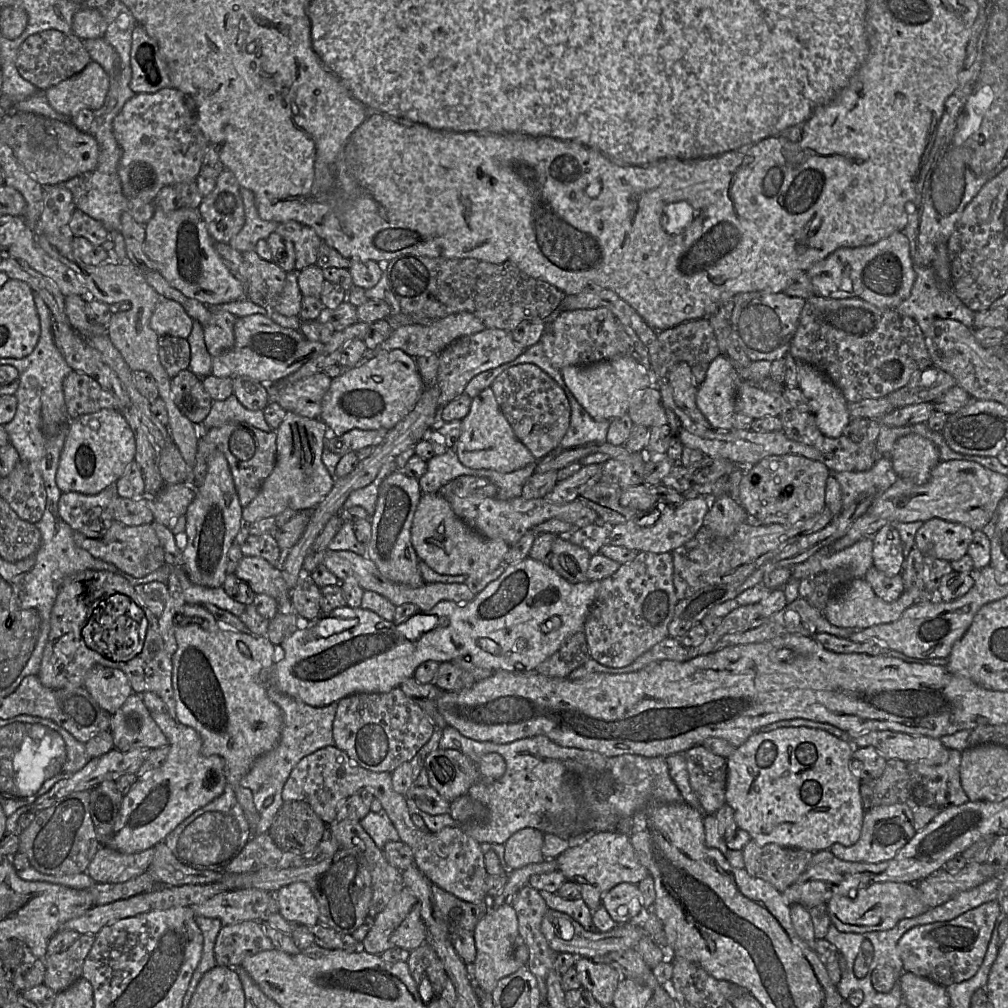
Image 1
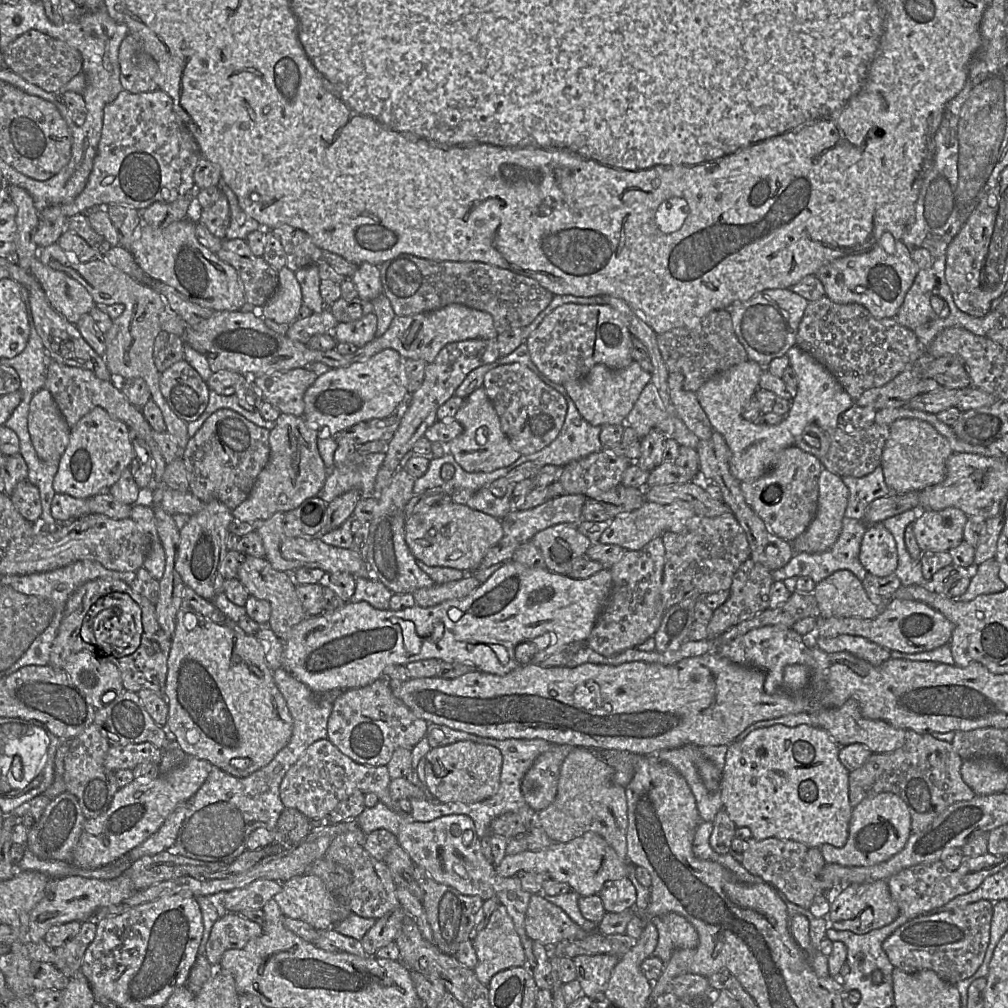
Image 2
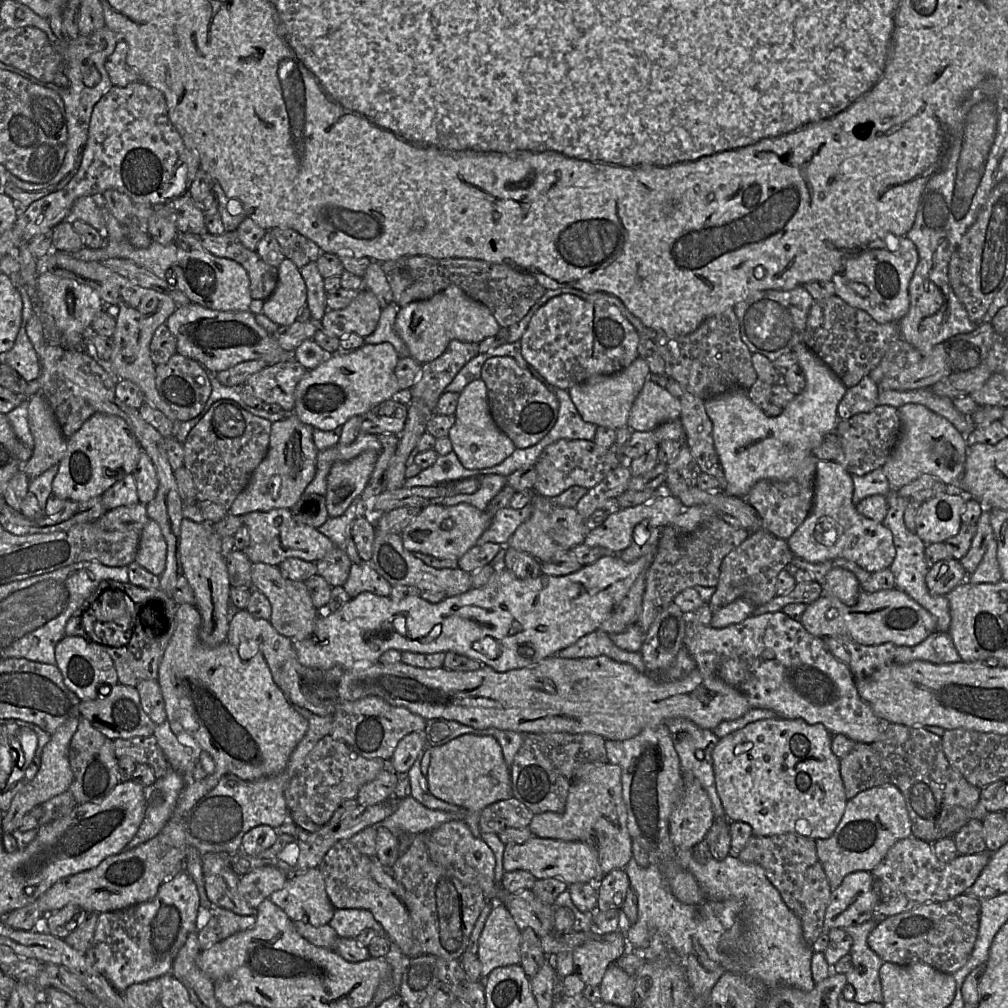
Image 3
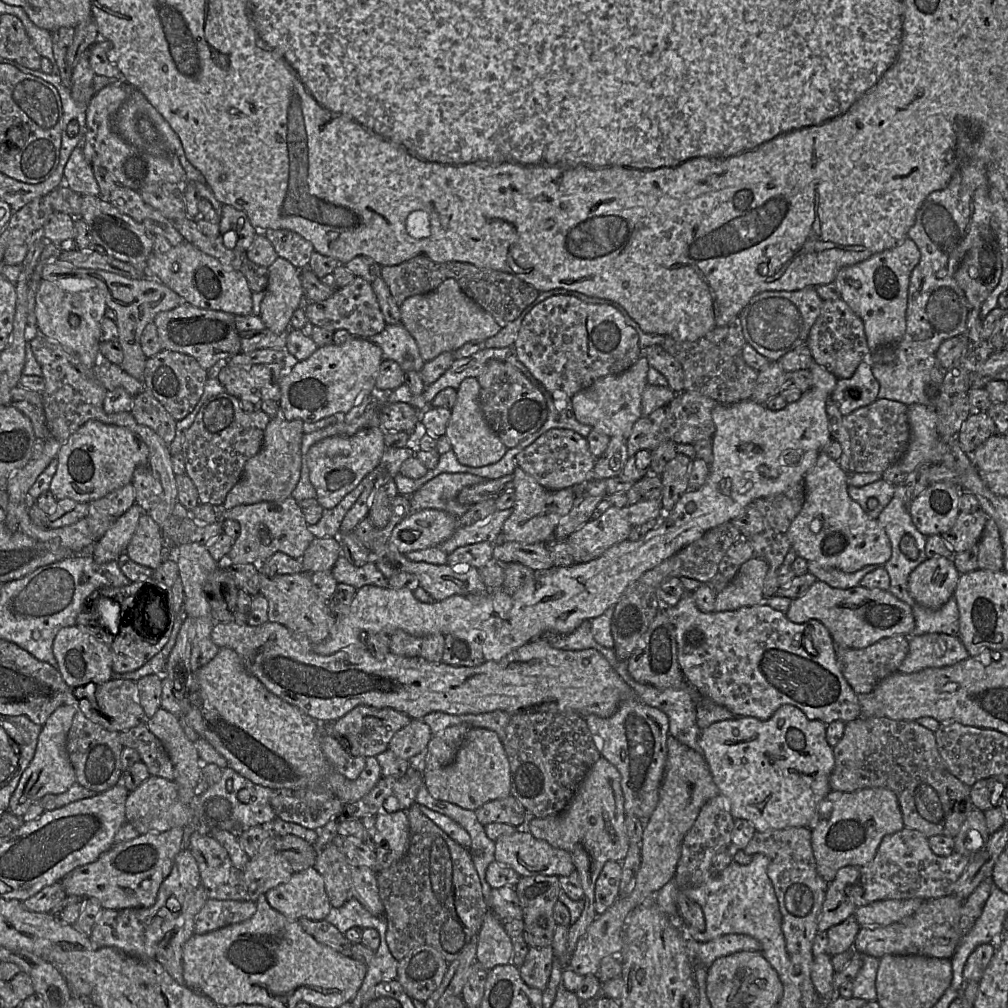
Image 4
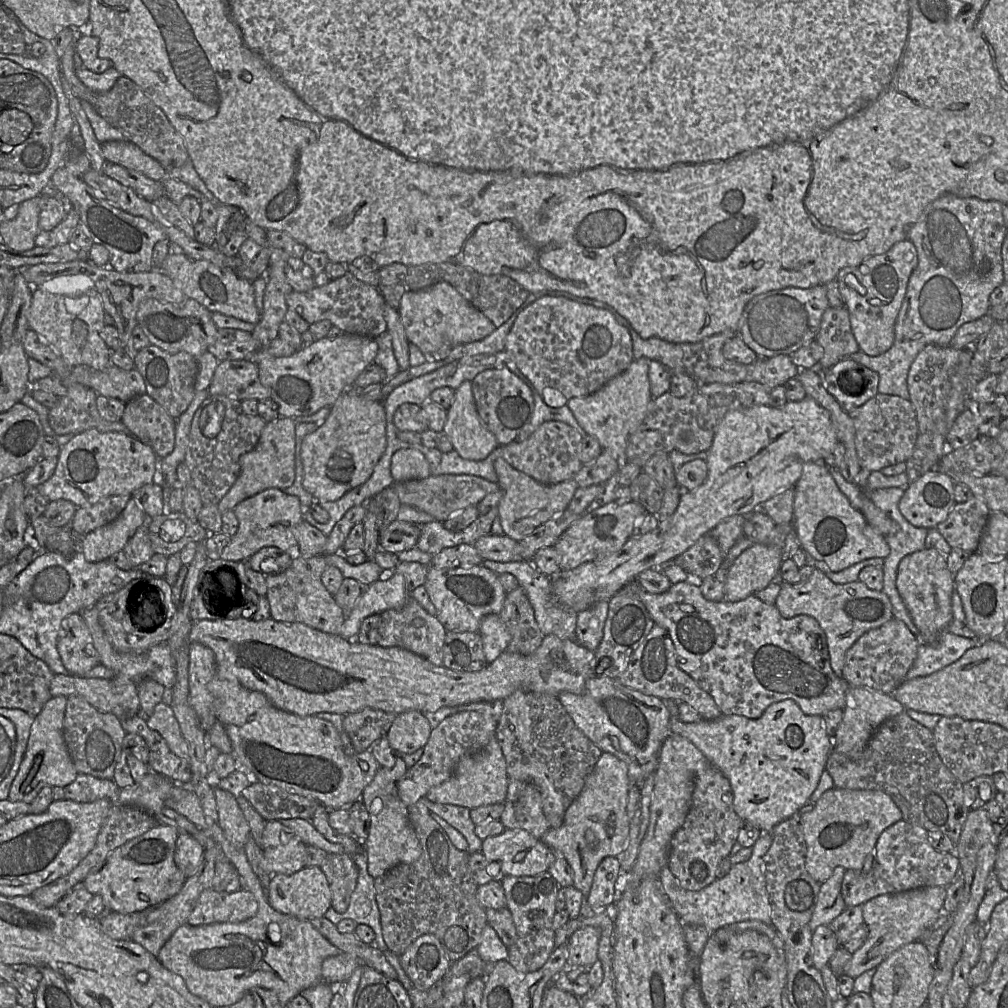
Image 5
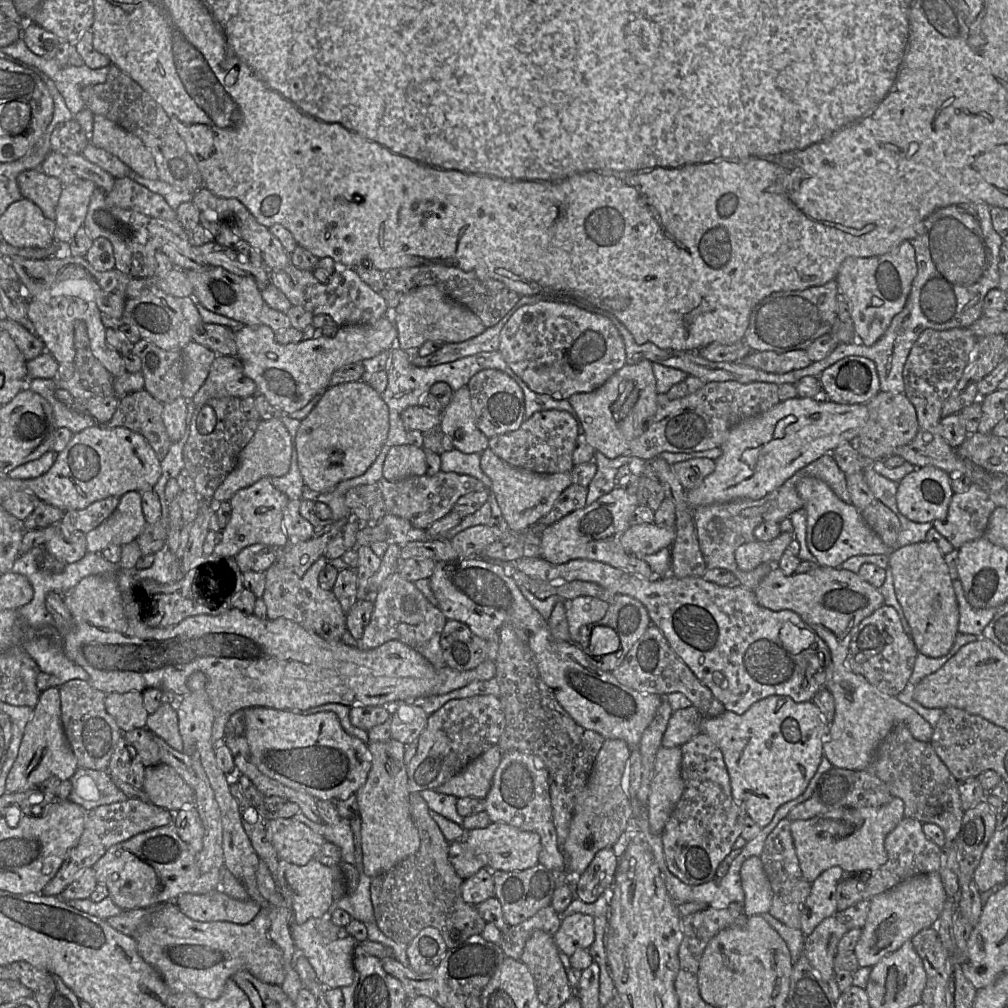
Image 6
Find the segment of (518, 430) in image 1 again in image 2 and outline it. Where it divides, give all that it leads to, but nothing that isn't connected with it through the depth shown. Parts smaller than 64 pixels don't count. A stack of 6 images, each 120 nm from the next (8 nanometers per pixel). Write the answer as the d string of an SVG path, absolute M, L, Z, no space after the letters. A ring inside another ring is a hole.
M520 363L497 366L485 374L483 387L499 416L502 431L522 455L541 450L558 436L566 417L567 402L528 367Z

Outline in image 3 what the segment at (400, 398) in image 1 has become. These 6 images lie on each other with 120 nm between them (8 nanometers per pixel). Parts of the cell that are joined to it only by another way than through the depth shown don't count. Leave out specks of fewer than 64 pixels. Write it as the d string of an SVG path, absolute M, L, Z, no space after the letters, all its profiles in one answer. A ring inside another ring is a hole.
M389 342L364 344L348 353L332 353L318 367L308 370L295 389L295 407L293 413L304 423L322 431L334 430L342 426L349 418L363 415L374 406L392 399L400 390L394 370L399 357Z

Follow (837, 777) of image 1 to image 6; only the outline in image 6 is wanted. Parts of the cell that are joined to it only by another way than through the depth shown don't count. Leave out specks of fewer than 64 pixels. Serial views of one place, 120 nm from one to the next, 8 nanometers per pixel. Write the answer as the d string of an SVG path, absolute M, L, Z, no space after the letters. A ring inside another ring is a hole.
M771 695L755 702L743 714L725 710L716 717L703 718L700 728L722 752L734 800L763 828L771 822L780 806L805 792L823 758L830 723L813 701L797 703L788 696Z

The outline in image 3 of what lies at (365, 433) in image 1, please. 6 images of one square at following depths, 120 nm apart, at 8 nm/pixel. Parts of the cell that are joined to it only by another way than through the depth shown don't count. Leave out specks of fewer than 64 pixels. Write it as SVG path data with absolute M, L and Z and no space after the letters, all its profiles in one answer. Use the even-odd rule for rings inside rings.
M393 399L386 400L361 415L360 432L380 435L401 434L408 415L408 405Z

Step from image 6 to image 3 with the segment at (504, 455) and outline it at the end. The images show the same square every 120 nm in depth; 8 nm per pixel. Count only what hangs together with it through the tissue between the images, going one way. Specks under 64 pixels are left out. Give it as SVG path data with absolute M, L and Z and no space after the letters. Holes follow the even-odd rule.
M560 439L546 446L534 464L536 481L533 490L541 496L553 497L572 486L590 489L620 464L622 457L614 448L603 448L590 440Z

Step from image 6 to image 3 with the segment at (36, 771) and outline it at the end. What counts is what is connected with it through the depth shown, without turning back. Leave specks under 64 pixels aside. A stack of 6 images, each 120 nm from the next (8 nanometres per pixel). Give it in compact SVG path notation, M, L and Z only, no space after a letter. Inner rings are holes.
M72 718L59 727L51 735L49 742L44 746L38 772L33 780L26 783L14 796L10 808L3 814L2 830L11 833L20 828L23 816L41 805L45 801L65 792L73 781L73 773L69 764L69 745L72 736L77 730L79 718Z

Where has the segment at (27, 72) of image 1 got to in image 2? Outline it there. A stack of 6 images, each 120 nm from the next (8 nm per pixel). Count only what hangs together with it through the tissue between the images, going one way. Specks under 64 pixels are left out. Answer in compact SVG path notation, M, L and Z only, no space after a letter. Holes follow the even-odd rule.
M29 30L15 39L3 51L4 67L8 67L31 84L45 91L58 93L82 71L83 59L78 50L38 30Z

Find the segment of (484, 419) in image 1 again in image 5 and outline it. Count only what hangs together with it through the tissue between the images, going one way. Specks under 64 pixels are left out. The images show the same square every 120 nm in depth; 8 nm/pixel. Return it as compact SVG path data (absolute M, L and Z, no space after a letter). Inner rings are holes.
M465 380L455 389L452 404L446 411L442 432L462 458L480 461L499 446L494 434L479 417L471 381Z

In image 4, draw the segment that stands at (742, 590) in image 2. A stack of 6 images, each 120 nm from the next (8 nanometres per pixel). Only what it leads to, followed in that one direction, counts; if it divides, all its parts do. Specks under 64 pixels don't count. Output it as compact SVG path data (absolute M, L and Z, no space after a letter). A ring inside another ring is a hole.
M767 528L759 534L743 535L730 546L726 554L722 558L718 572L714 578L708 583L713 591L718 594L723 590L736 576L741 565L751 558L763 558L768 563L769 569L764 581L763 597L768 598L776 594L780 589L778 584L778 571L784 562L784 559L791 548L790 541L786 533L778 532L772 528Z

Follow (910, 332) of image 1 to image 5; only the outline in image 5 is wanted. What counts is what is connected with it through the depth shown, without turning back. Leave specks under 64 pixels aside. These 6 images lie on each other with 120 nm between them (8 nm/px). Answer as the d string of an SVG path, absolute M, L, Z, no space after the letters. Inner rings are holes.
M828 307L823 314L820 330L815 339L823 348L819 361L822 369L829 369L860 350L852 332L846 307Z

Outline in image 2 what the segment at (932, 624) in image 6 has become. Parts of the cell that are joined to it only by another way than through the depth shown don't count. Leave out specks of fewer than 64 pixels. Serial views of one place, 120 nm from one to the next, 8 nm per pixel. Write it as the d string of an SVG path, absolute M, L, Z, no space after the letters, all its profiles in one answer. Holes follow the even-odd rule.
M954 564L943 567L929 581L930 589L939 595L957 598L968 588L977 567L974 564L969 567Z

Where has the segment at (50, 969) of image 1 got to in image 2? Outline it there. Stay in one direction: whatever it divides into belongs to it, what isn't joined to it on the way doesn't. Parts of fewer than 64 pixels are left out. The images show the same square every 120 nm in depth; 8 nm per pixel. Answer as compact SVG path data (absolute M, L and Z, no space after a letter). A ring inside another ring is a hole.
M90 919L82 922L79 933L55 949L57 960L53 965L69 979L81 973L85 951L96 935L96 923Z

